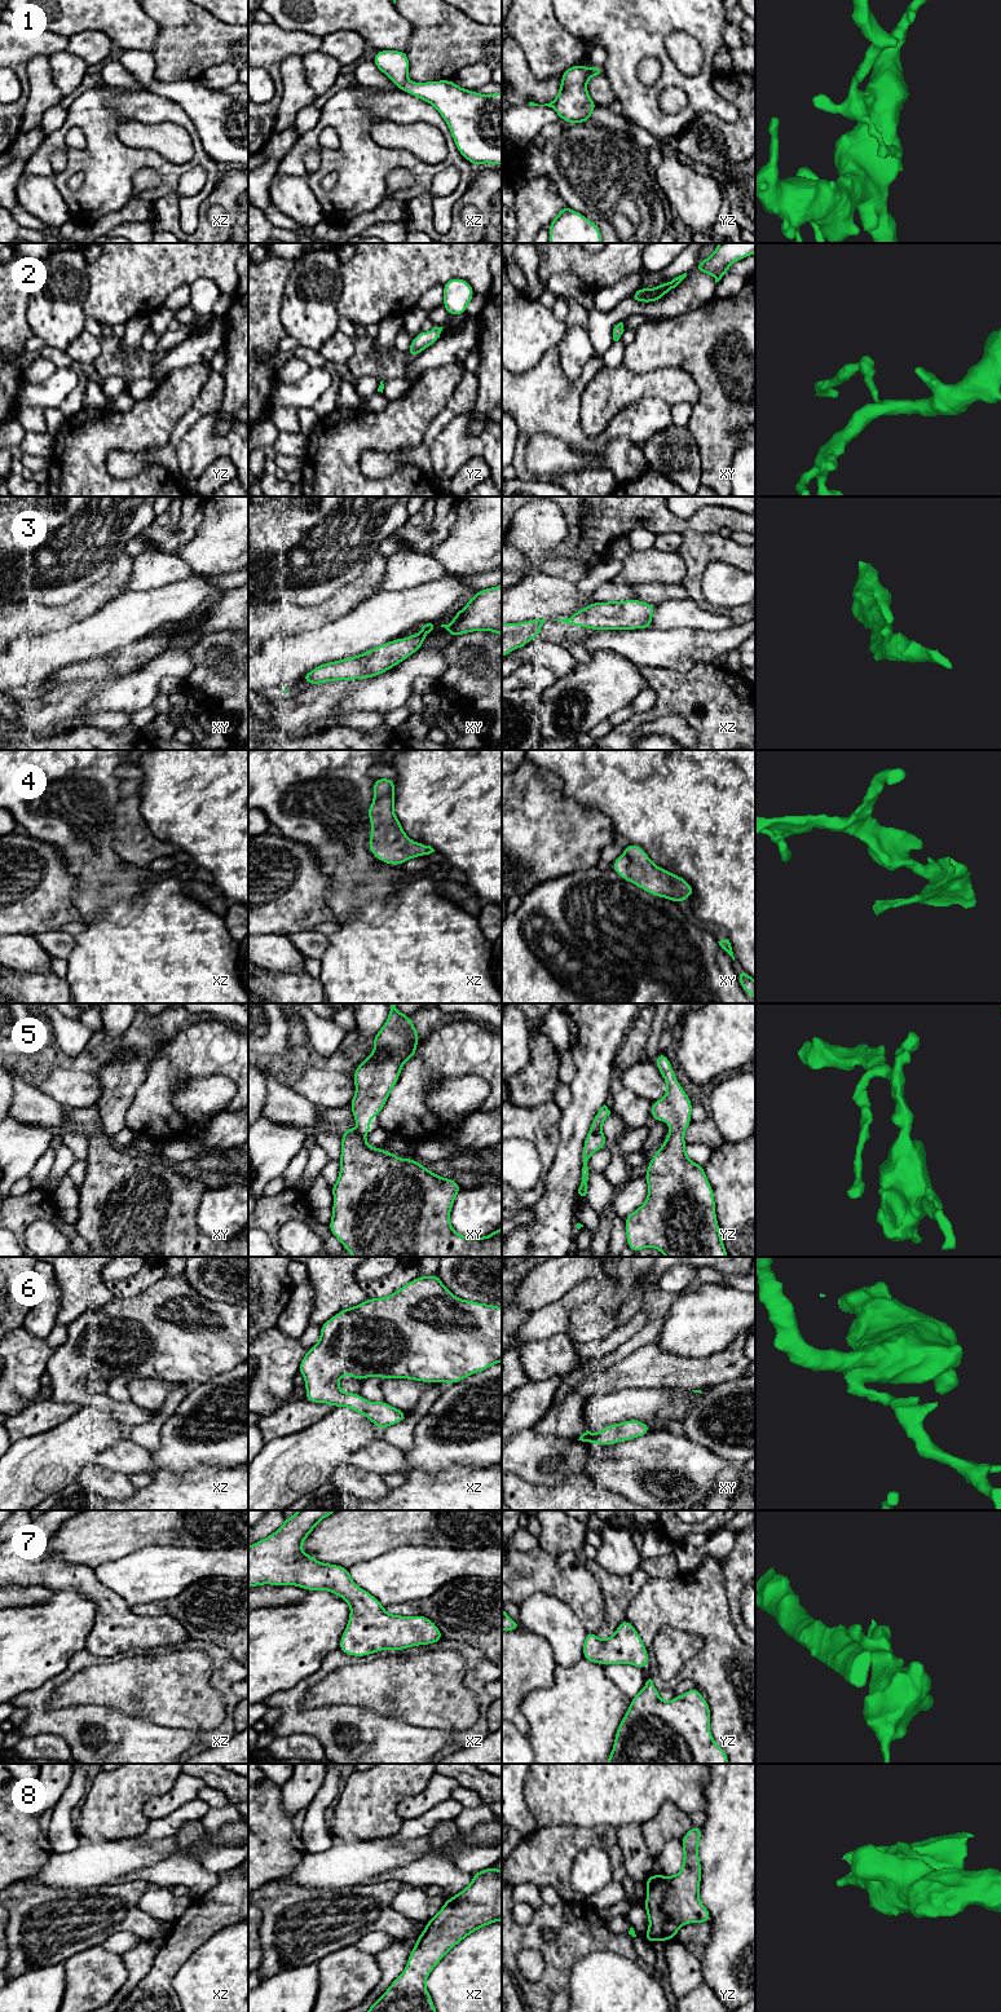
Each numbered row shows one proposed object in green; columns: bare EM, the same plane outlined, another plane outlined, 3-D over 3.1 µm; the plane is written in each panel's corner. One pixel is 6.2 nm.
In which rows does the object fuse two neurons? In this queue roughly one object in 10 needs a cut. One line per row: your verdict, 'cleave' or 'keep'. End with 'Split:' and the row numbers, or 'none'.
1: keep
2: keep
3: keep
4: keep
5: keep
6: keep
7: keep
8: keep
Split: none

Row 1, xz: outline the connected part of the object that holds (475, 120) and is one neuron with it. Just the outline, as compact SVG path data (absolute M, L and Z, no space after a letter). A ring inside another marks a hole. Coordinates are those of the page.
M378 50L372 62L398 89L429 102L441 114L454 138L455 147L469 163L502 166L502 92L480 94L458 87L453 80L410 81L407 79L409 54L400 50Z

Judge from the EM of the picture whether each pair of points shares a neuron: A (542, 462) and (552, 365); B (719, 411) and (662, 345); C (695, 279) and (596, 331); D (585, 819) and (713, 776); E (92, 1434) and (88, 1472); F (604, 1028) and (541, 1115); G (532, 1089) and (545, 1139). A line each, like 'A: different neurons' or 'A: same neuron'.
A: different neurons
B: same neuron
C: same neuron
D: different neurons
E: different neurons
F: different neurons
G: different neurons

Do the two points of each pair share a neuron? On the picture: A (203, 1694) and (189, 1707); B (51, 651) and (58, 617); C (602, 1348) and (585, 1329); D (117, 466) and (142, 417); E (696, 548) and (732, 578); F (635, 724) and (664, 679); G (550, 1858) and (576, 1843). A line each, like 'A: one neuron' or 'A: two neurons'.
A: one neuron
B: two neurons
C: two neurons
D: two neurons
E: two neurons
F: one neuron
G: one neuron

